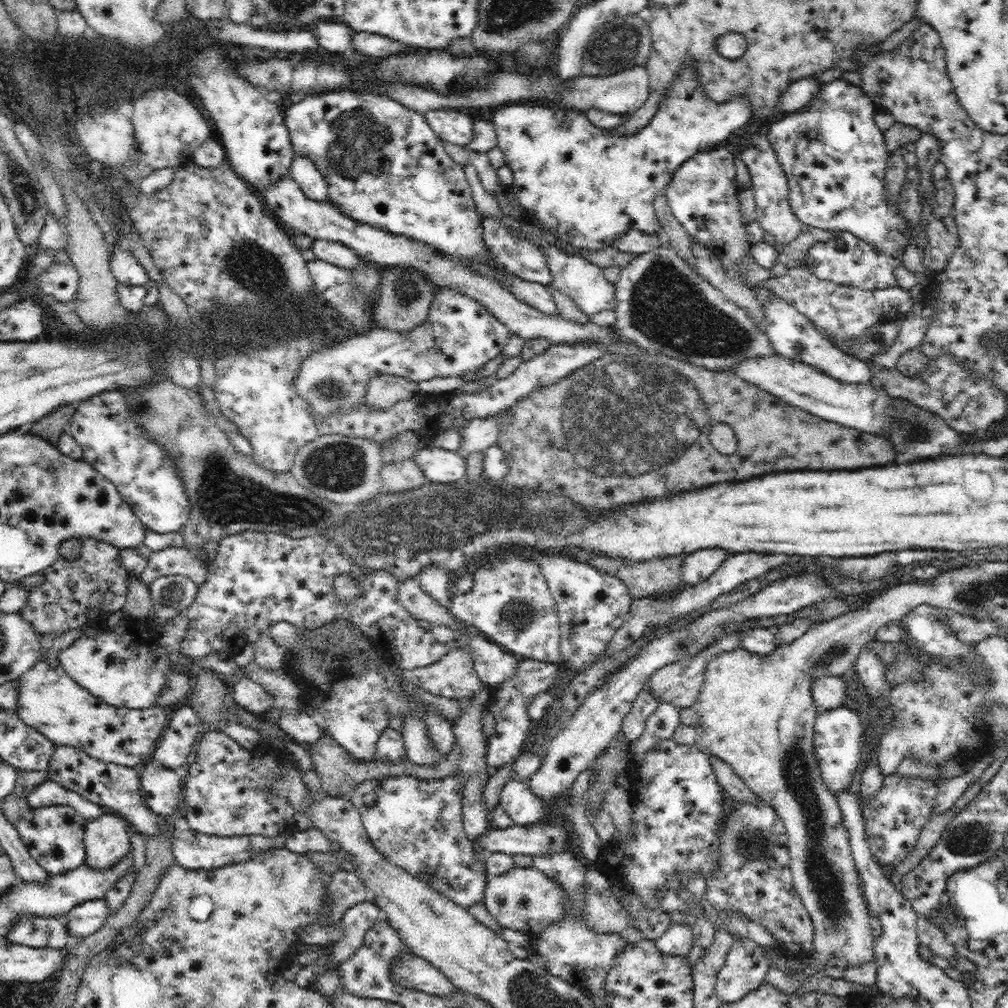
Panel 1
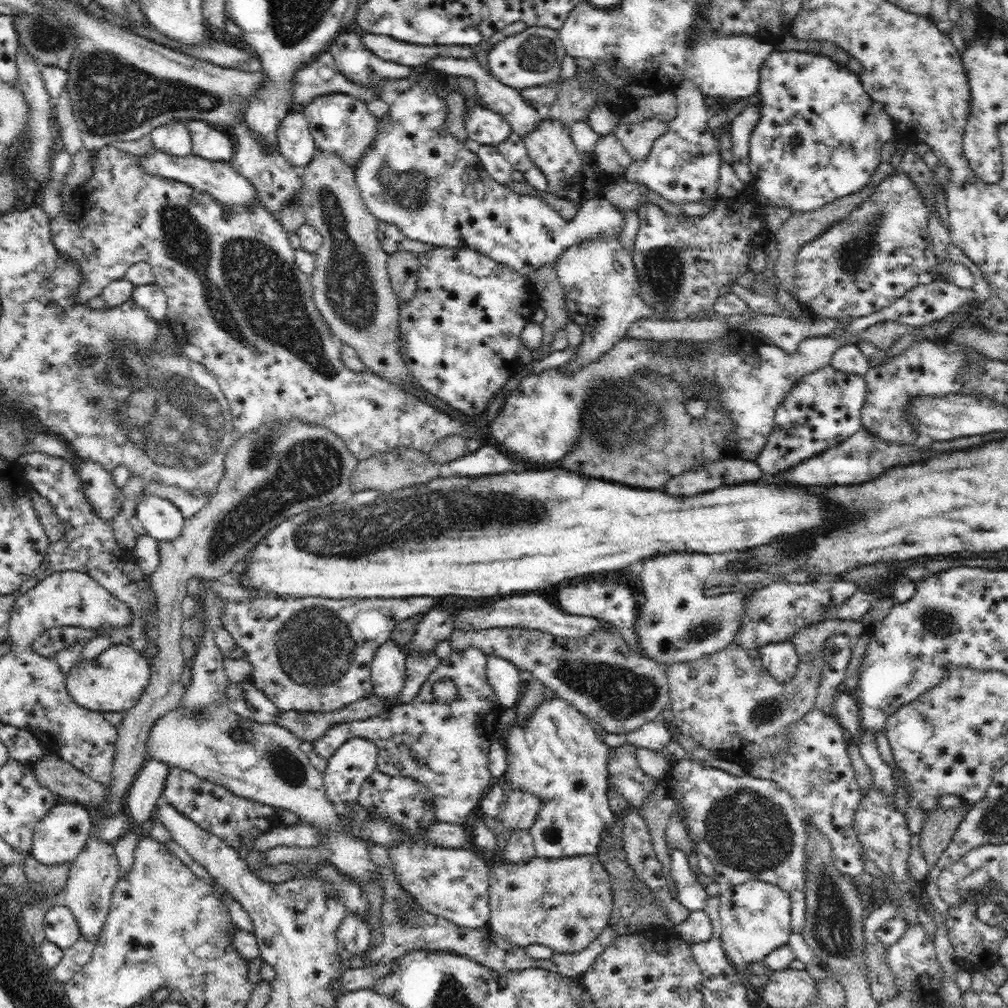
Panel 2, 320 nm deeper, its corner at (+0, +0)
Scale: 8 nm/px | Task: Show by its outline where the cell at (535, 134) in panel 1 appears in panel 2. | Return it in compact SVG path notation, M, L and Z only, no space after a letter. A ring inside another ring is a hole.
M551 118L540 120L540 126L530 134L522 137L526 150L534 164L546 175L550 193L559 198L569 200L579 207L590 199L605 198L605 188L613 181L613 177L601 170L595 155L577 152L570 136L571 127L563 122L554 122Z

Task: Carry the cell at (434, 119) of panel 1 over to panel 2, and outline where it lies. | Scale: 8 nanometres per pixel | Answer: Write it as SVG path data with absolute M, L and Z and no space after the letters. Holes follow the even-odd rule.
M477 103L464 114L464 122L467 138L475 140L479 145L496 147L513 132L508 121L481 103Z

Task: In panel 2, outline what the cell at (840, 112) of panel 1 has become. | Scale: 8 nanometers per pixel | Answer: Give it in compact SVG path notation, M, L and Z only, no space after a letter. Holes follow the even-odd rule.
M776 47L760 67L760 76L759 92L756 94L759 97L757 104L759 105L760 116L749 138L749 160L747 163L750 183L753 189L760 191L760 194L769 201L771 206L787 208L792 213L796 213L818 210L818 208L822 208L826 204L835 202L838 198L858 192L872 182L875 170L882 161L881 152L884 143L890 139L895 139L895 126L884 105L874 102L864 90L862 81L860 81L860 77L855 71L849 69L847 65L832 61L828 55L800 51L786 52Z

